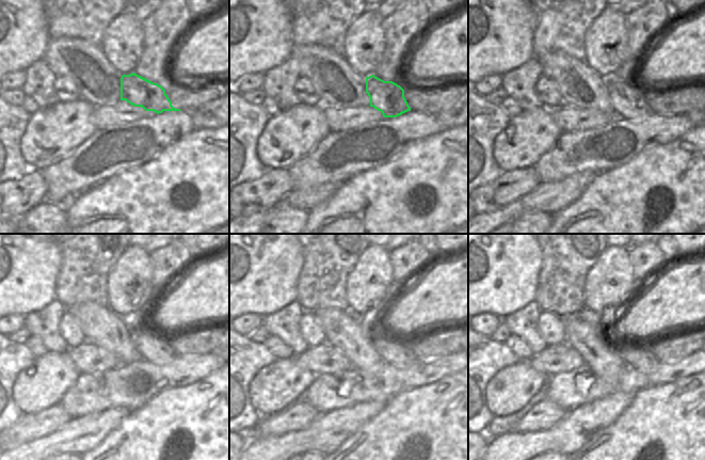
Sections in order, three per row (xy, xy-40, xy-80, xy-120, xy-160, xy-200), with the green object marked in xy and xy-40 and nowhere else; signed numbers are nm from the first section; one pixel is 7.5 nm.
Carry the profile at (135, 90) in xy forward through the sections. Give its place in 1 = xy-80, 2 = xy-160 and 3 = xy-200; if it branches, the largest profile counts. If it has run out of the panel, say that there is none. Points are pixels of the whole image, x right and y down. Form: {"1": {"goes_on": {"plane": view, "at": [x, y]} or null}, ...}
{"1": {"goes_on": {"plane": "xy-80", "at": [627, 99]}}, "2": {"goes_on": {"plane": "xy-160", "at": [393, 349]}}, "3": {"goes_on": {"plane": "xy-200", "at": [637, 354]}}}

